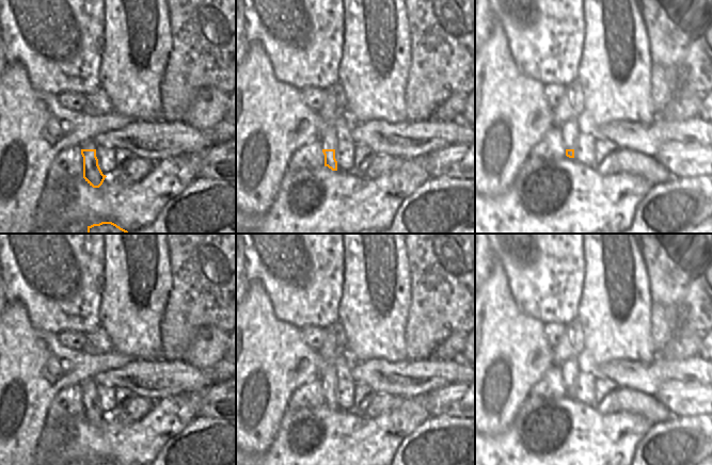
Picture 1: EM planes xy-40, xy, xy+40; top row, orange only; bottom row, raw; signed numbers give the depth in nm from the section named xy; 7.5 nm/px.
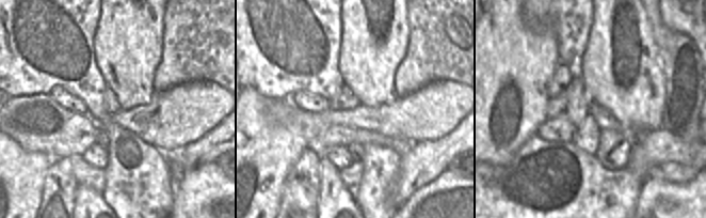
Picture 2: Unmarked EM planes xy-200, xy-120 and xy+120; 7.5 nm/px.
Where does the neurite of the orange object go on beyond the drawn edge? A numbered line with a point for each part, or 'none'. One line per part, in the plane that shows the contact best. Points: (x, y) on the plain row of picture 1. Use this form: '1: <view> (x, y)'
1: xy-40 (90, 383)

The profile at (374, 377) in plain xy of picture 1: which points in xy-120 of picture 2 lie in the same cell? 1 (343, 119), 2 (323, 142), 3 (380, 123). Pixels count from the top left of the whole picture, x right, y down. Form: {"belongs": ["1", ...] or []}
{"belongs": ["2"]}

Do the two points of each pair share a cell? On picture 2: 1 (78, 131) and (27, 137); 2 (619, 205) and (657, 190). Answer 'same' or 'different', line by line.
1: same
2: different

